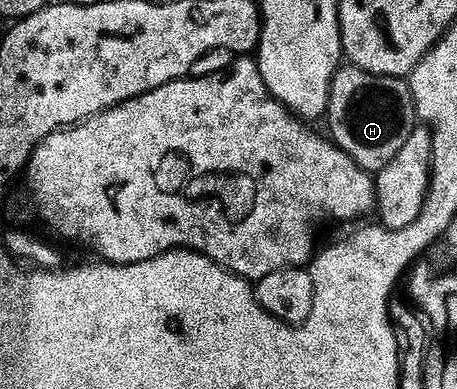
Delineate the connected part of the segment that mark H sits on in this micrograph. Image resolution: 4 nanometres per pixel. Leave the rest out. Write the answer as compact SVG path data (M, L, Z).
M339 66L330 83L328 106L324 124L330 127L329 139L357 162L364 171L371 174L379 172L388 161L400 150L400 145L408 139L408 134L416 127L414 99L410 93L410 85L400 76L377 76L363 68Z

